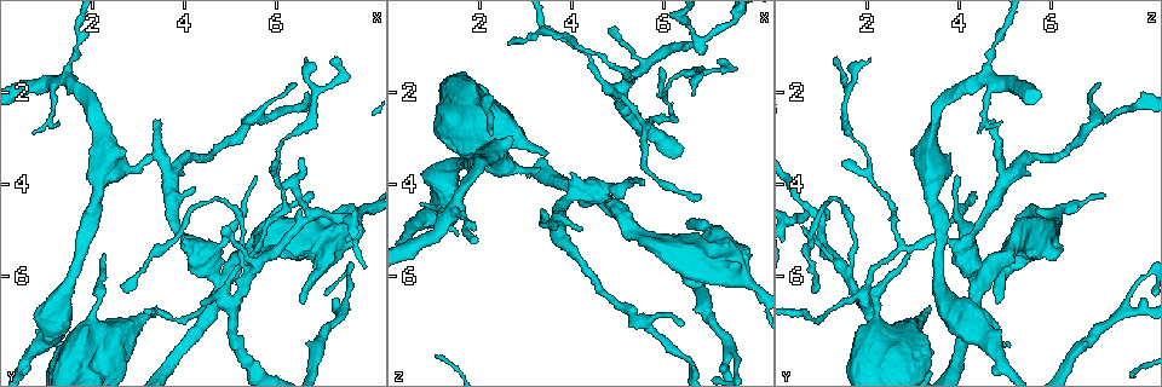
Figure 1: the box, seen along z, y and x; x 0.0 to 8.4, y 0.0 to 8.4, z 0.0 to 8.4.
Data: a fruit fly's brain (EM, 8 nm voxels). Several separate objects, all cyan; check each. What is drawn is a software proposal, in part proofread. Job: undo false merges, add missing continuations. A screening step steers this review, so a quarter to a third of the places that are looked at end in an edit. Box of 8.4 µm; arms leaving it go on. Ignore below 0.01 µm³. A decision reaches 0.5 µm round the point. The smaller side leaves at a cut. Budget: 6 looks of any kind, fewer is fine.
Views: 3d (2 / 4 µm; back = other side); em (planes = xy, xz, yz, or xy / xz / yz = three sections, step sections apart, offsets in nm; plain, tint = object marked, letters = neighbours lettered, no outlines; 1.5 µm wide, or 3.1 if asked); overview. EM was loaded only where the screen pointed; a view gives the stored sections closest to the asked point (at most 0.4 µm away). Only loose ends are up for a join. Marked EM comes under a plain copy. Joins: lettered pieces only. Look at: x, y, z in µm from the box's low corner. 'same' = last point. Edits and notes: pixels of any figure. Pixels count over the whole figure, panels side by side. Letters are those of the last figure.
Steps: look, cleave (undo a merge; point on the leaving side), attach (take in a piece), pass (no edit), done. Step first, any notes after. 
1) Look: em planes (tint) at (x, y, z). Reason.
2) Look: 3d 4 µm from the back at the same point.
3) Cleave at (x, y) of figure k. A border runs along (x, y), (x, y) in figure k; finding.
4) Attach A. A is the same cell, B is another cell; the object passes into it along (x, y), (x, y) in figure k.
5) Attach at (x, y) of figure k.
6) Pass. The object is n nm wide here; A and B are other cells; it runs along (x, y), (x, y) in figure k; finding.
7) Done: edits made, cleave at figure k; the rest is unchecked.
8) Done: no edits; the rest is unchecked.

Look: em xy step 4 (tint) at (4.90, 4.95, 0.60). Free end.

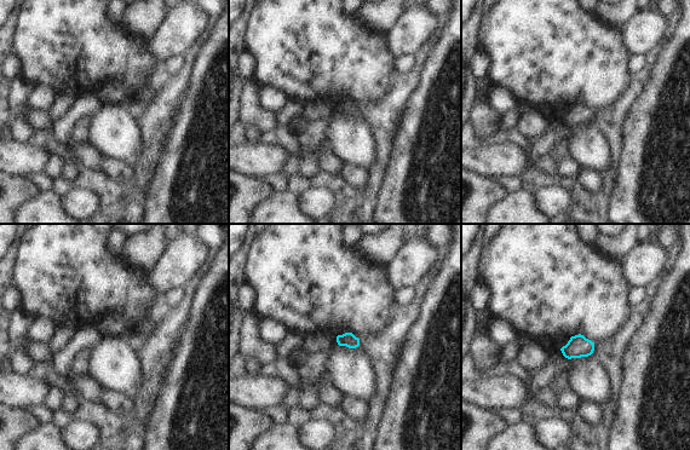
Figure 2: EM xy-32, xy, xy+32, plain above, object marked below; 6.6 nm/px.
Look: em planes (letters) at the same point.

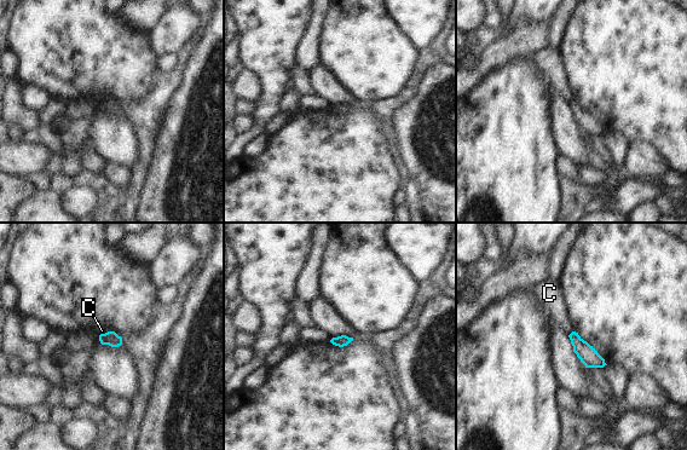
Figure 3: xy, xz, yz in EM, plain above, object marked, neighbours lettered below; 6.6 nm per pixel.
Pass. The object is 70 nm wide here; C is another cell; a border runs along (572, 330), (569, 335) in figure 3; none of them fits.

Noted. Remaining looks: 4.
Look: 3d 4 µm at (1.50, 7.45, 5.05). Thick end.

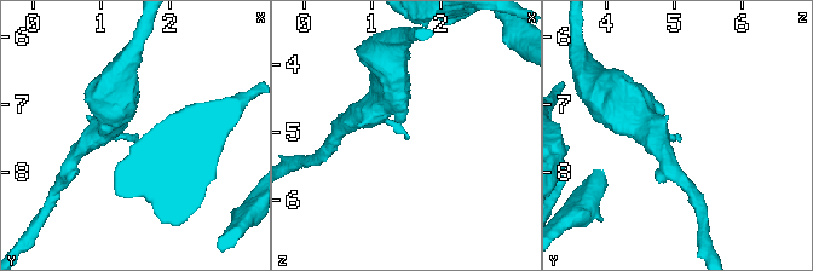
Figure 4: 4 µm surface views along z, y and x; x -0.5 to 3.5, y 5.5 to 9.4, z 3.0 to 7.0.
Look: em planes (letters) at (1.55, 7.50, 5.10). Shape alone is not enough.

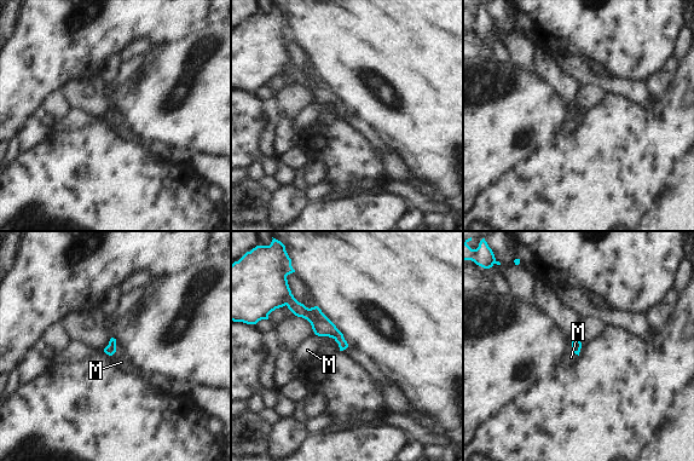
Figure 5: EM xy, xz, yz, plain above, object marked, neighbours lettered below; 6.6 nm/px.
Pass. The longest contact is with M, 110 nm; M is another cell; no lettered piece goes on from it.

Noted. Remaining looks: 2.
Look: em planes (letters) at (3.35, 2.60, 4.65). An open end.

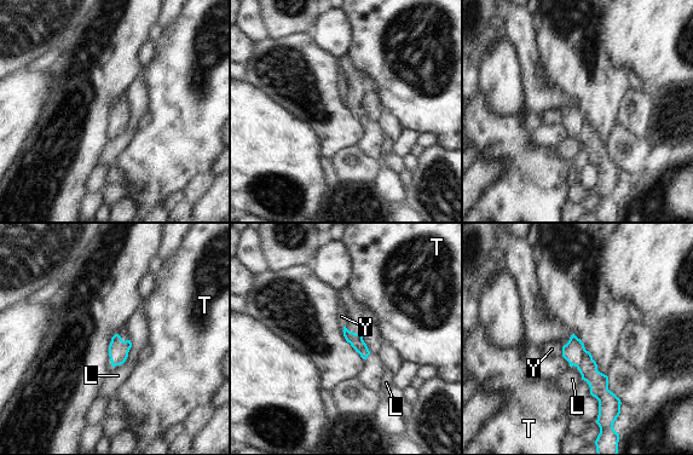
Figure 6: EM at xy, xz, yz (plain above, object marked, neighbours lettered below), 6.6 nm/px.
Pass. L, T and Y are other cells; it runs along (573, 339), (575, 352), (611, 396) in figure 6; none of them fits.

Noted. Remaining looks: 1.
Done: no edits; the rest is unchecked.

